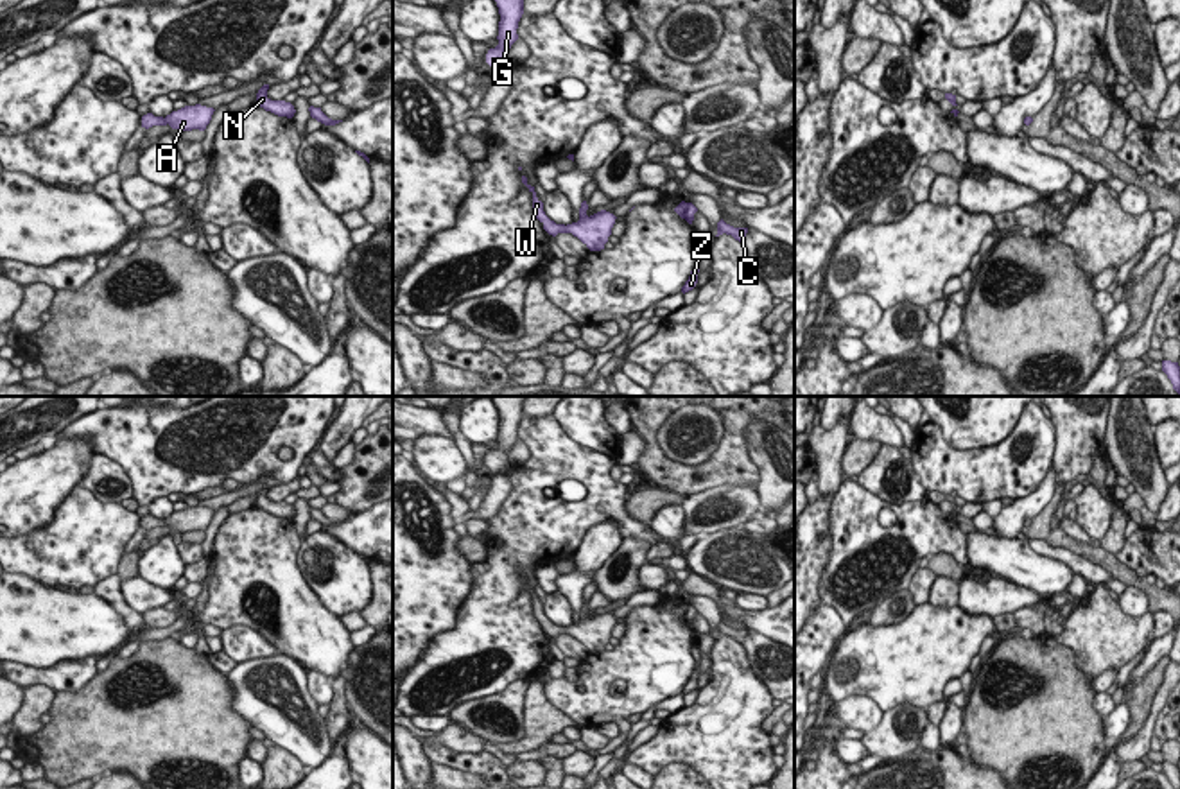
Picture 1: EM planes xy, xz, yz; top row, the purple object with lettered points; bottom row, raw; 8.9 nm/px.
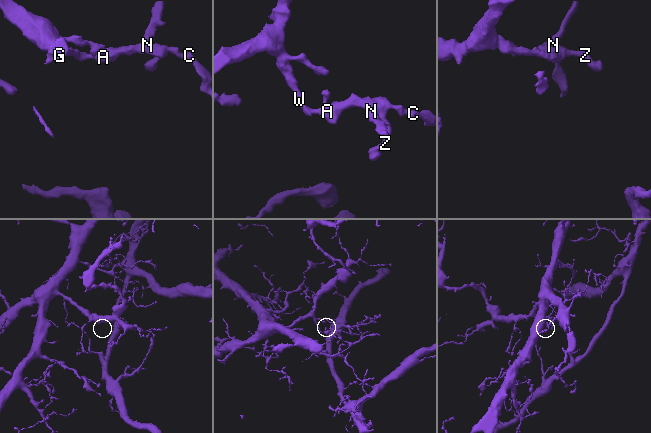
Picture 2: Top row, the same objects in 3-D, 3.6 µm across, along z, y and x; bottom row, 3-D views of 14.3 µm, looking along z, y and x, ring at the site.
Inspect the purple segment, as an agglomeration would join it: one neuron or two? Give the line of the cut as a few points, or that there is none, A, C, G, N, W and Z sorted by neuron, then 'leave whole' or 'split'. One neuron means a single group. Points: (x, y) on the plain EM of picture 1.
no cut; A C G N W Z; leave whole

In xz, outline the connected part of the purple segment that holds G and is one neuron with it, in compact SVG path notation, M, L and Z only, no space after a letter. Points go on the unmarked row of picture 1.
M490 396L499 409L499 447L490 450L486 455L486 464L499 475L508 470L509 459L508 454L511 447L518 441L516 430L524 416L524 400L527 396Z

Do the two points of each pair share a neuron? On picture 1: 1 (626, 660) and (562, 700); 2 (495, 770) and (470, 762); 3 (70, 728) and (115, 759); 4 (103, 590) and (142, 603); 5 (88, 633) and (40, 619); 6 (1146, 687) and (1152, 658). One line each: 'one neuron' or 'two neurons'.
1: one neuron
2: one neuron
3: one neuron
4: two neurons
5: one neuron
6: two neurons

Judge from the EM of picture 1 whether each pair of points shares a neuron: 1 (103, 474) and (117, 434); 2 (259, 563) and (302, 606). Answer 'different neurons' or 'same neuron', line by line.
1: different neurons
2: same neuron

